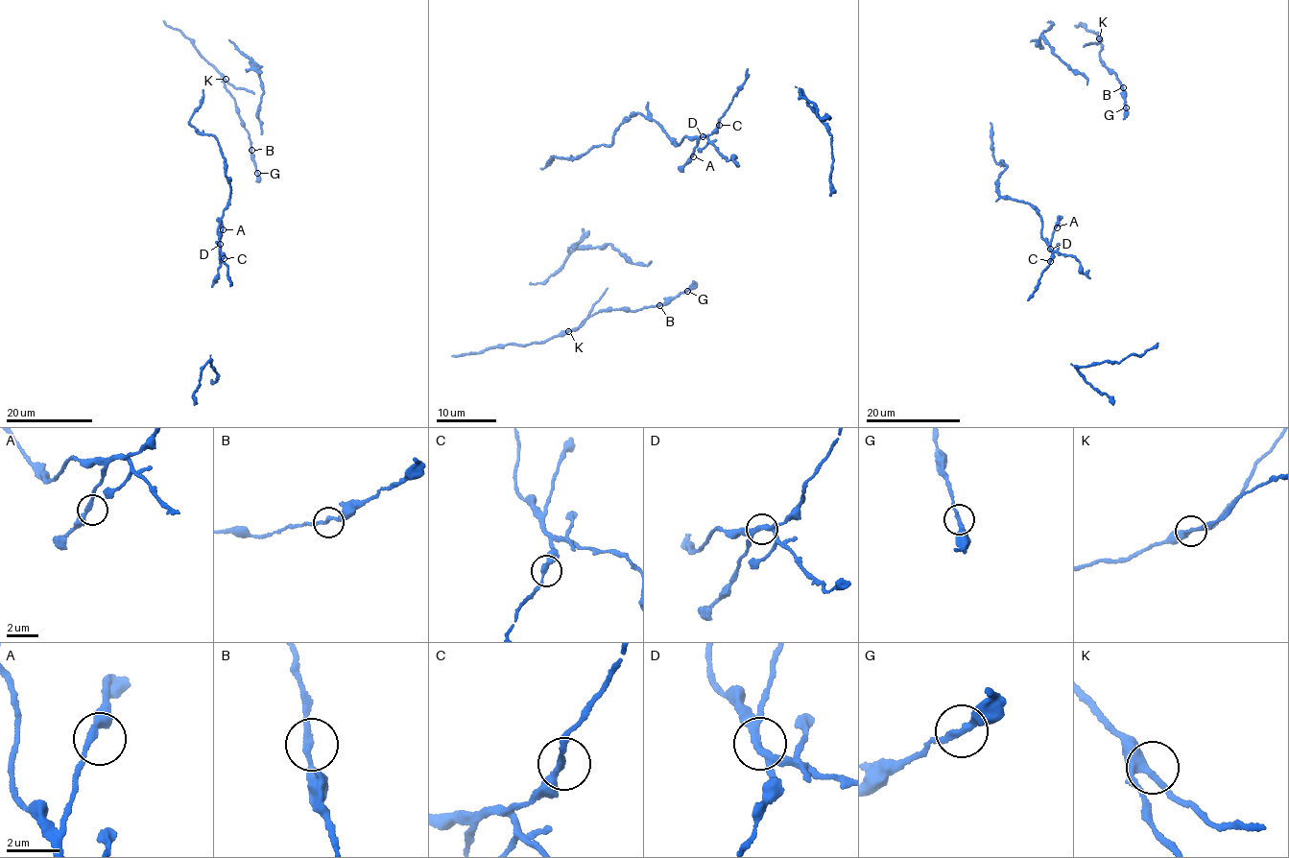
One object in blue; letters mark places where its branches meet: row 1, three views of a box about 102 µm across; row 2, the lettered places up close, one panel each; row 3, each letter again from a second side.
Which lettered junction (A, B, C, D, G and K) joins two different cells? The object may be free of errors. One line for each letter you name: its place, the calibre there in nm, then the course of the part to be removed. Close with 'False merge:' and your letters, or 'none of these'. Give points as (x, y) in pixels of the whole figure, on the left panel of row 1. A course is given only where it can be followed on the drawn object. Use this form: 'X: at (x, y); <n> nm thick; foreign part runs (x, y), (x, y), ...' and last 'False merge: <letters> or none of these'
D: at (220, 244); 200 nm thick; foreign part runs (220, 245), (220, 218), (231, 193), (214, 136), (199, 132), (189, 123), (202, 90)
False merge: D

